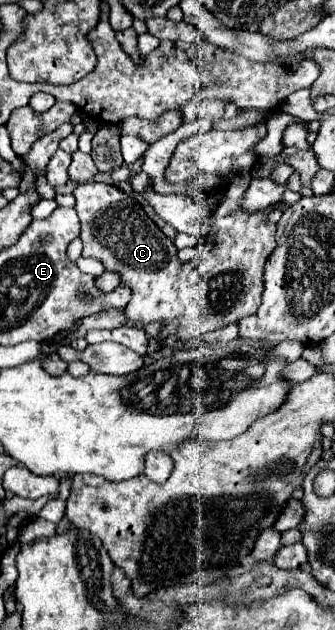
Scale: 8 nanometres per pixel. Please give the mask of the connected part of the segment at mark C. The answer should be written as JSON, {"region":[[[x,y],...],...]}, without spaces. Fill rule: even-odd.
{"region":[[[105,182],[79,184],[73,196],[77,200],[75,210],[81,220],[79,238],[83,240],[83,256],[93,256],[101,260],[107,270],[121,272],[121,282],[133,290],[131,302],[127,304],[127,316],[133,322],[143,324],[181,316],[183,306],[177,298],[177,274],[181,262],[177,258],[177,248],[145,214],[141,204],[117,186]]]}

